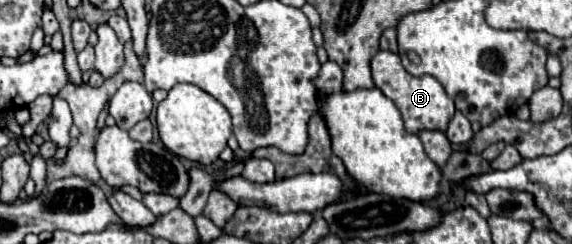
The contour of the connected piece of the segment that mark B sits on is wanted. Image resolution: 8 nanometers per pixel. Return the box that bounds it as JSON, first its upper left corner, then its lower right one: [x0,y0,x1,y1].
[371,51,449,133]

